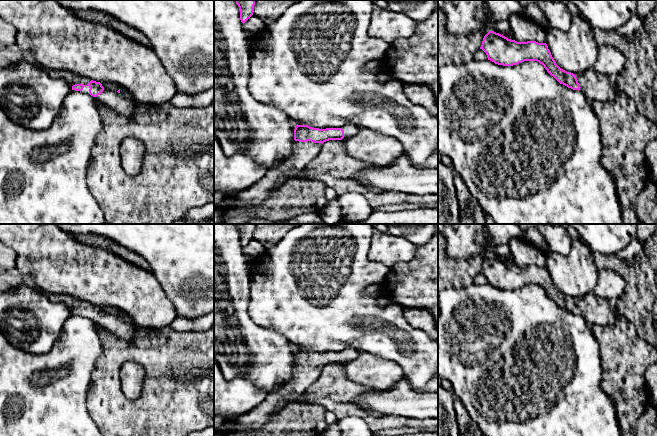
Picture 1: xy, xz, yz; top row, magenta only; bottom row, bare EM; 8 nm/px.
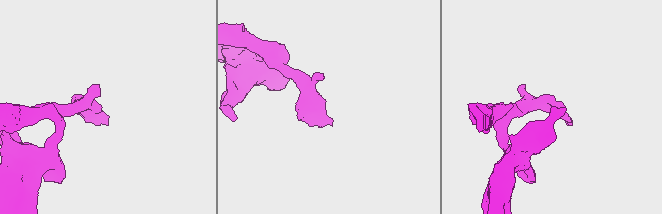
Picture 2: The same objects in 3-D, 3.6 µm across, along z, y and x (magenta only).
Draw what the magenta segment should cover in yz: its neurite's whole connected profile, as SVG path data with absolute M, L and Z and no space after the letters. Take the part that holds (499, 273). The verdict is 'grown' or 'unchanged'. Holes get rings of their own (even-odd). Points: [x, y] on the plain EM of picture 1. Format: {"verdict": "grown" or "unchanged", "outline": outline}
{"verdict": "grown", "outline": "M489 255L480 271L488 284L498 289L513 290L524 285L537 285L560 308L573 314L580 314L589 324L612 325L616 321L616 310L609 307L608 300L592 292L581 298L573 298L561 293L555 286L546 267L536 265L517 266Z"}

